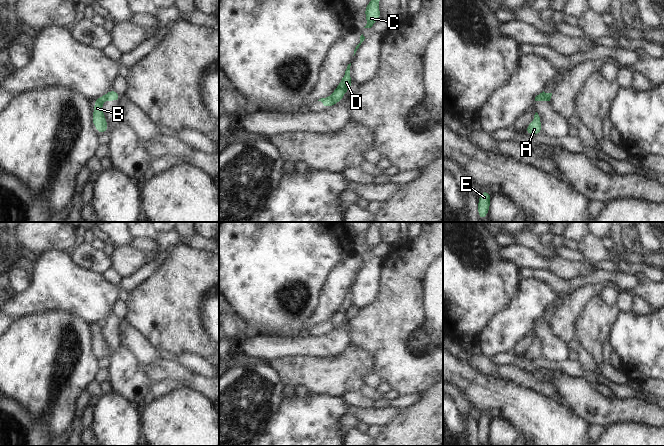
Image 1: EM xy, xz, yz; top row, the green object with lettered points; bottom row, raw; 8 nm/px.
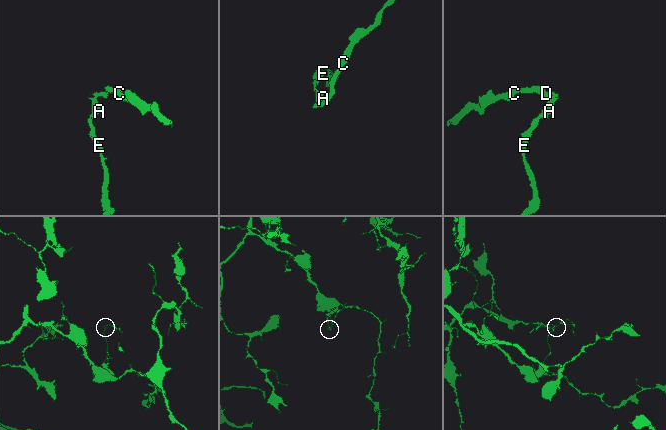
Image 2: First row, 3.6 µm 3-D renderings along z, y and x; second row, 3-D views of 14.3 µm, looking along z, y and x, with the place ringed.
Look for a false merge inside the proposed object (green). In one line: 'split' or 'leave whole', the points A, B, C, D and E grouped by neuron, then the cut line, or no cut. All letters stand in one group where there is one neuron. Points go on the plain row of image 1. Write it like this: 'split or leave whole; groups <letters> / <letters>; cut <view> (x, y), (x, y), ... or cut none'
split; groups A B E / C D; cut xz (330, 320), (334, 327)

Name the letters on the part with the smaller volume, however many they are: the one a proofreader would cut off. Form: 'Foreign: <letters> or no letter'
Foreign: C, D

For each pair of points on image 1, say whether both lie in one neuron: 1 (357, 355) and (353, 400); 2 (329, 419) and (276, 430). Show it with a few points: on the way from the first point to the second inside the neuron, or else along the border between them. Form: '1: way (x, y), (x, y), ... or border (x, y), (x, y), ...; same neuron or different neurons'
1: border (358, 390), (349, 390), (341, 396); different neurons
2: way (316, 420), (306, 430), (289, 430); same neuron

